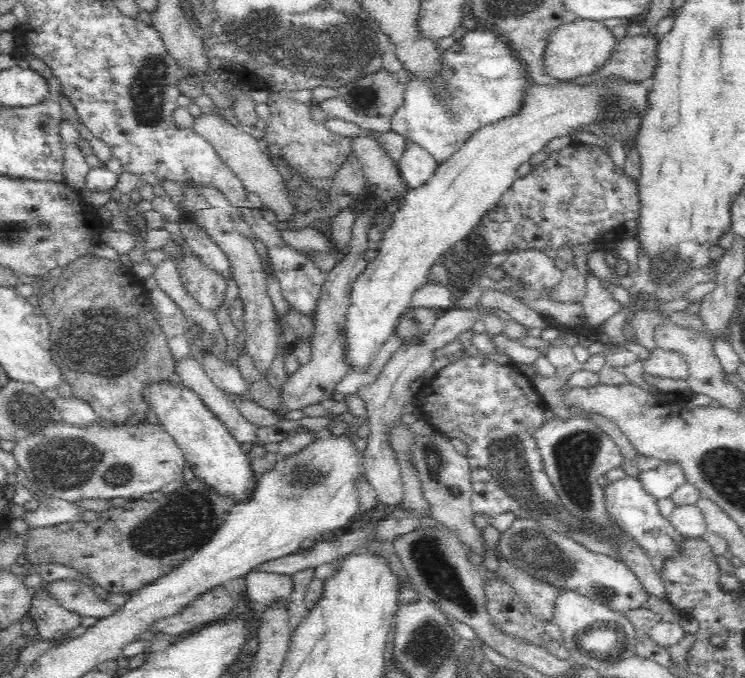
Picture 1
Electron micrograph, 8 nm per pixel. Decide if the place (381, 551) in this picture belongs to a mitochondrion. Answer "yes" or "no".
no

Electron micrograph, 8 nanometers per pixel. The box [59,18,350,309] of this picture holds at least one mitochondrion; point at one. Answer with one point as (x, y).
(144, 108)

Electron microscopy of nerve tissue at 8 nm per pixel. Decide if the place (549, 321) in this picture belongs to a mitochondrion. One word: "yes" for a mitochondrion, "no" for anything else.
no

